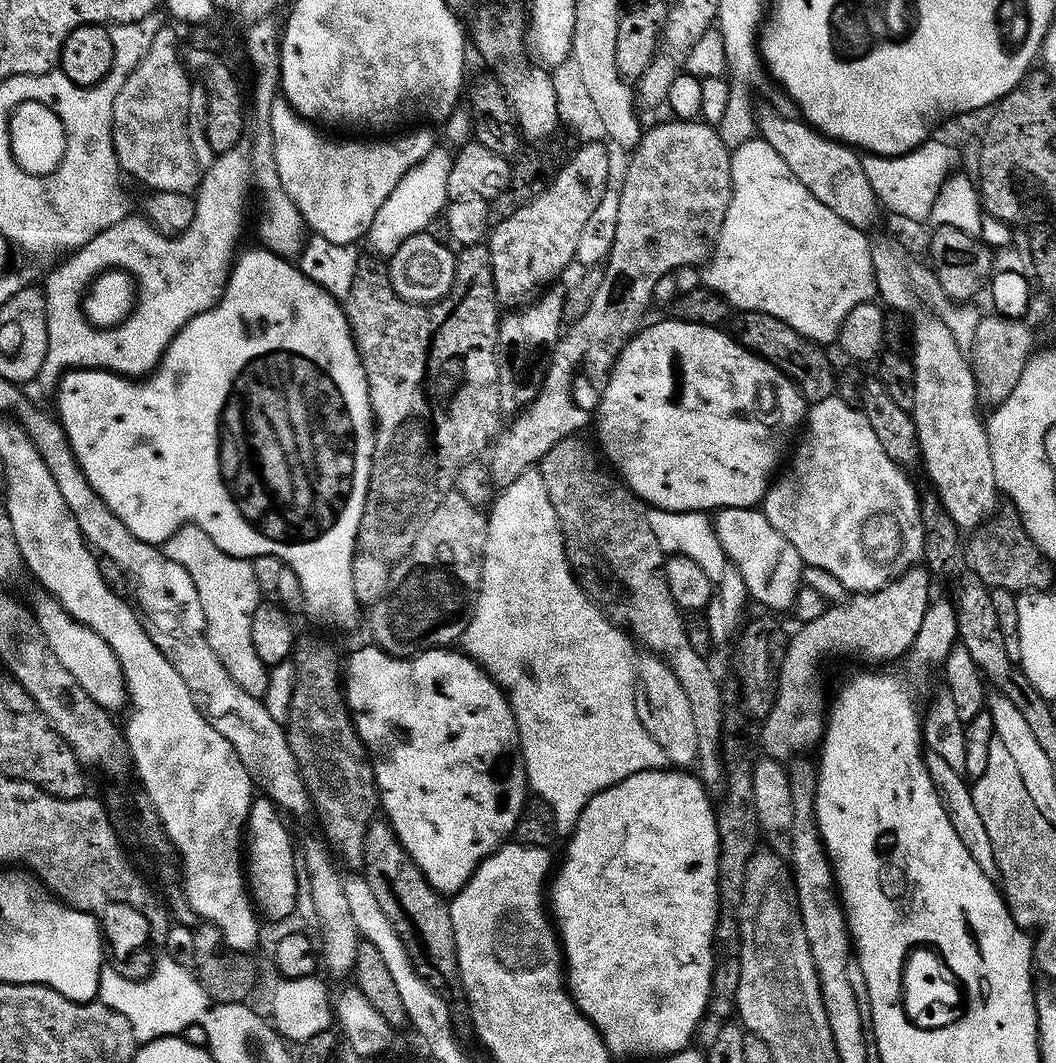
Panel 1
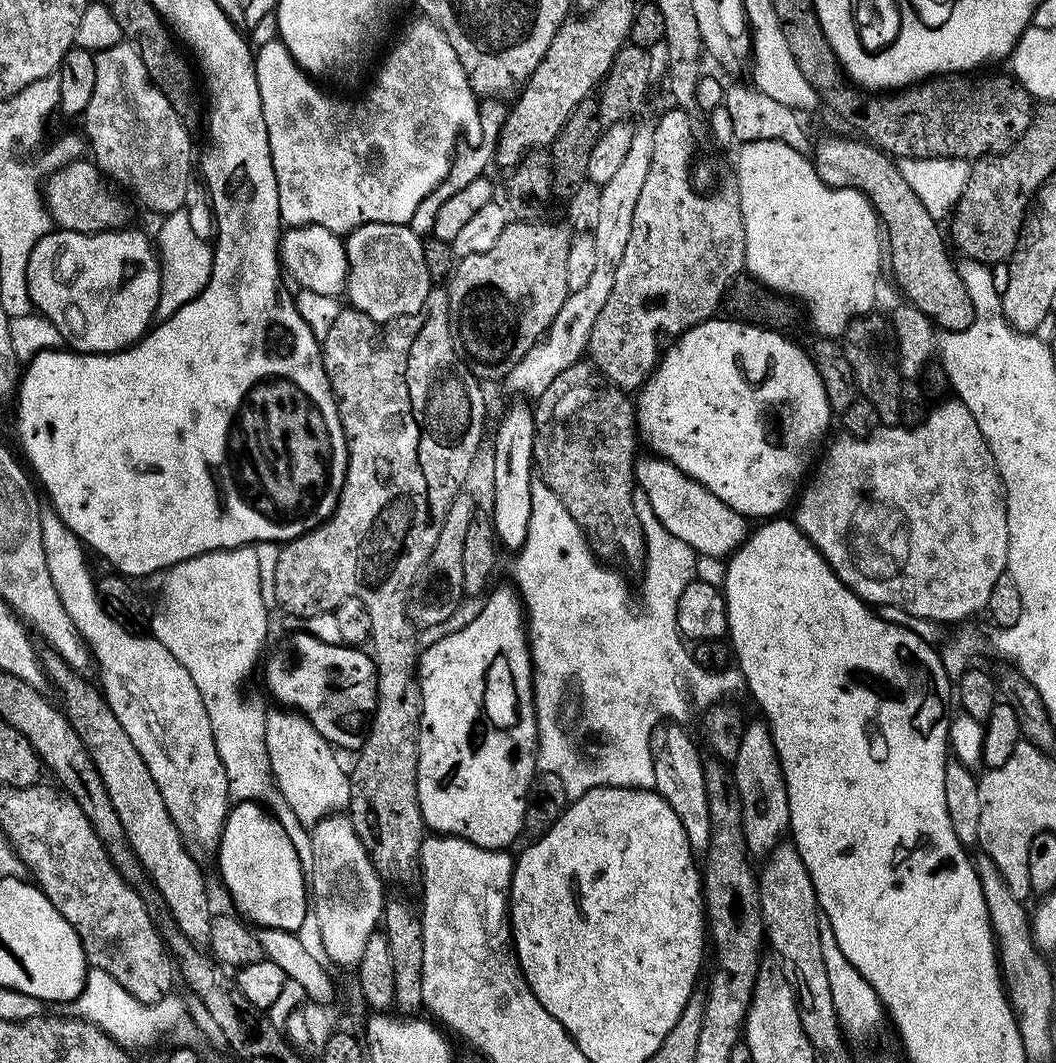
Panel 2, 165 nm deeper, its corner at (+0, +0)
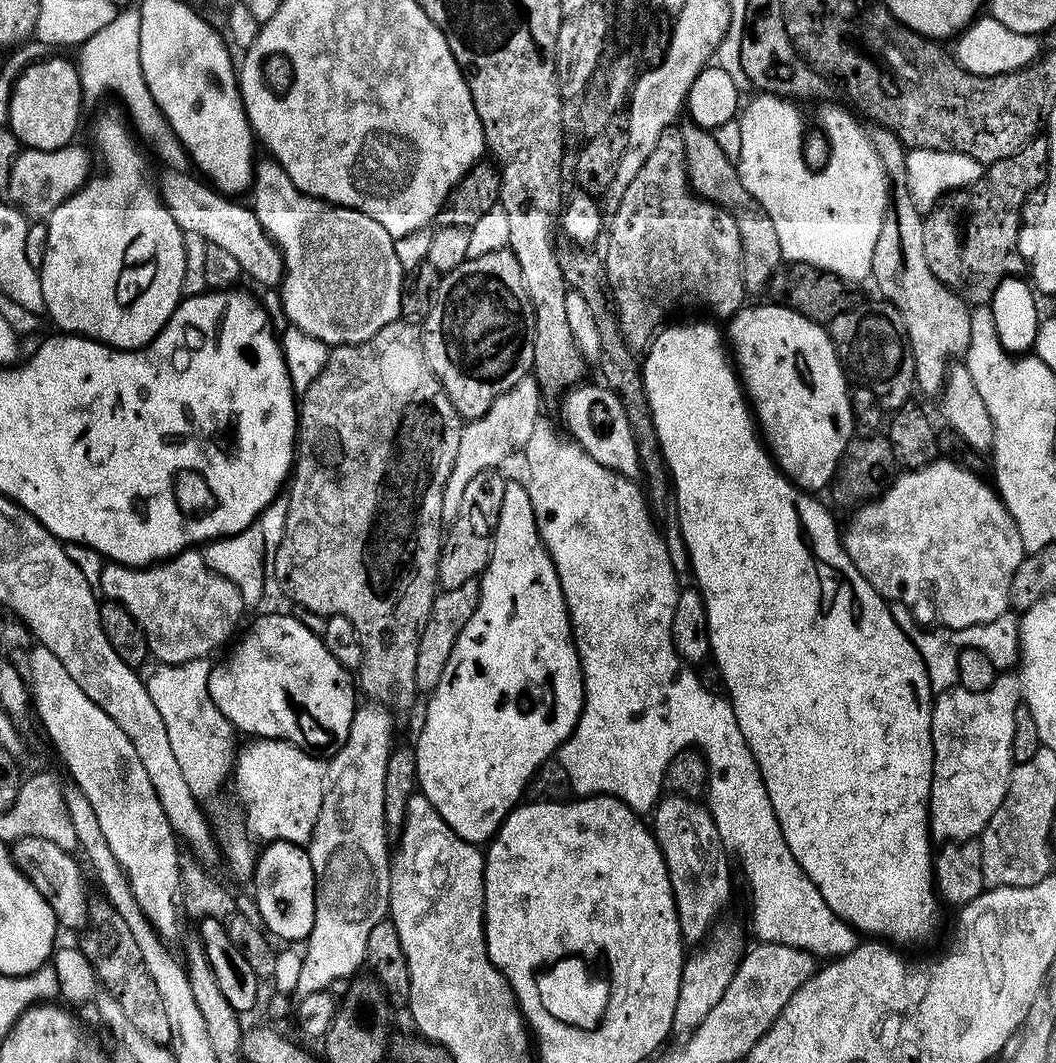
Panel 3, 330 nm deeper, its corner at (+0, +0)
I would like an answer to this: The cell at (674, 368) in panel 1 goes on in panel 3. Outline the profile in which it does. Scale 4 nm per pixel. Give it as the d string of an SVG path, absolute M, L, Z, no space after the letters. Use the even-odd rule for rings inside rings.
M771 302L756 304L753 308L743 307L732 315L727 324L726 340L732 343L731 359L747 399L754 405L754 419L776 467L797 488L803 488L809 494L819 493L819 488L827 489L848 441L854 436L849 377L845 365L840 363L827 327Z

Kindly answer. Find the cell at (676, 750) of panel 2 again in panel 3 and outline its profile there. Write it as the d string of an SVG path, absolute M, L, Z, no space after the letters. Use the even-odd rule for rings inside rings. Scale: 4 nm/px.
M668 794L655 805L650 816L650 827L662 850L670 874L672 893L676 899L676 909L680 919L680 933L683 934L685 941L703 941L713 931L712 923L719 918L720 911L727 906L728 899L732 896L732 876L728 873L730 856L718 834L718 826L714 822L712 813L709 812L707 803L699 799L681 794Z

